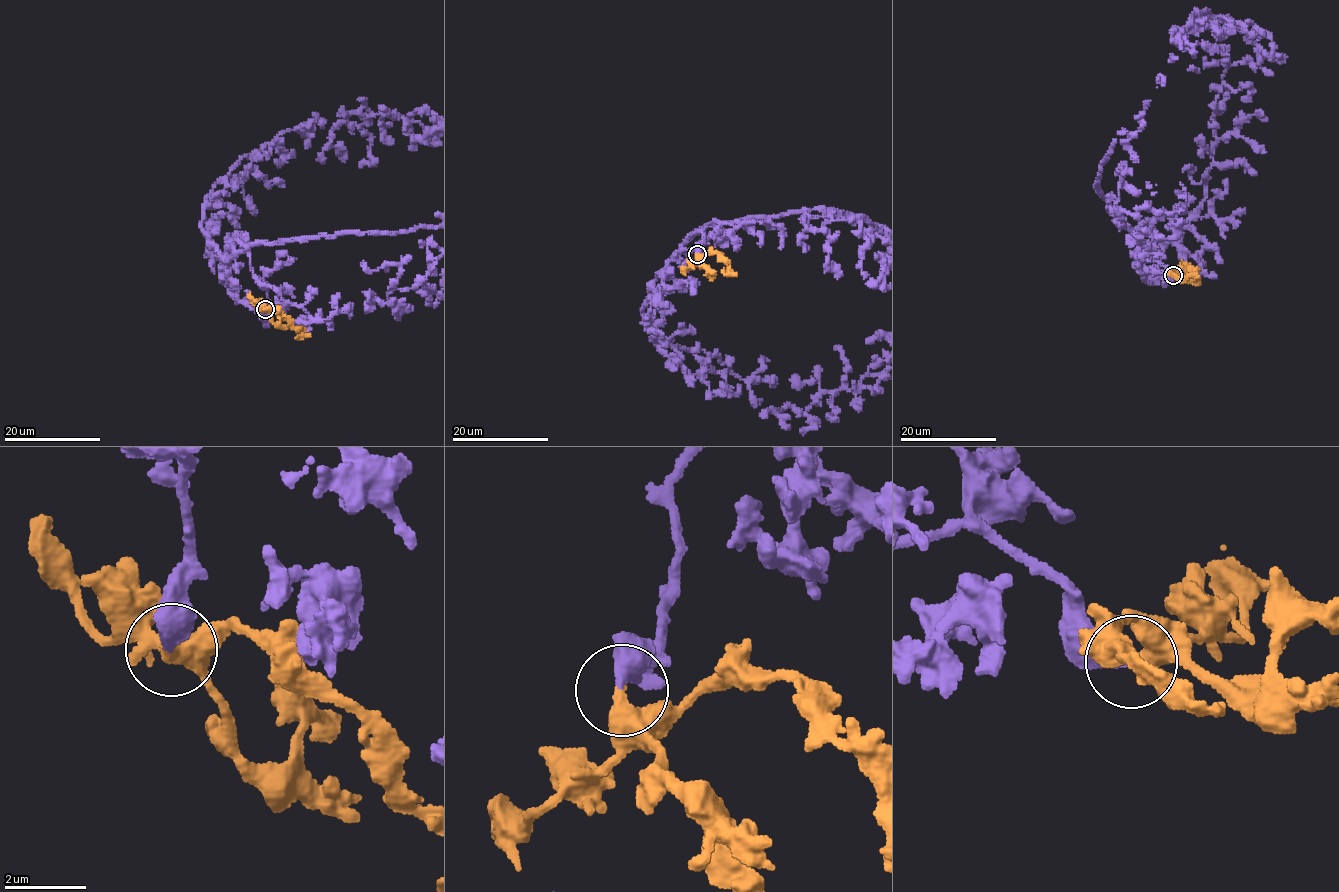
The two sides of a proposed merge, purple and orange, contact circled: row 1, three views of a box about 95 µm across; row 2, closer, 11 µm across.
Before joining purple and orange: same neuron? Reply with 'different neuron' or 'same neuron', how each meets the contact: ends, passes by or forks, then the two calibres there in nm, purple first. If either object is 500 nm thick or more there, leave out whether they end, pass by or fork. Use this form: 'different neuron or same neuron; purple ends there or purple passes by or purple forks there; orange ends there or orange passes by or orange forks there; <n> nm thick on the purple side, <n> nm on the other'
same neuron; 380 nm thick on the purple side, 500 nm on the other

